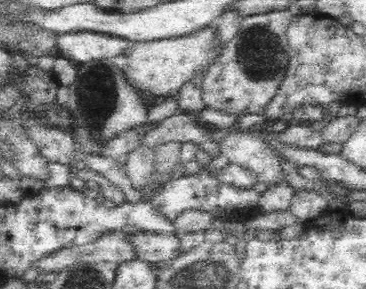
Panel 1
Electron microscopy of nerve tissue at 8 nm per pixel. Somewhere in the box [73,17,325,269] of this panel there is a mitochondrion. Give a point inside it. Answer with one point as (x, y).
(97, 96)

